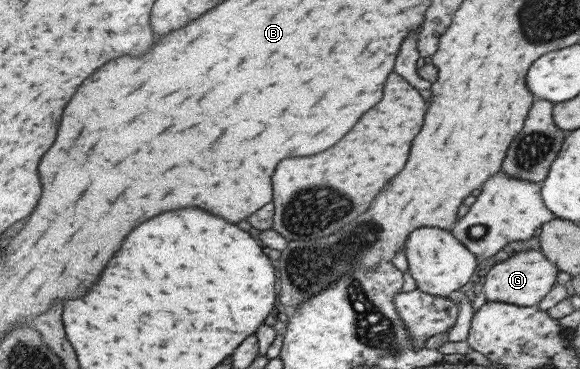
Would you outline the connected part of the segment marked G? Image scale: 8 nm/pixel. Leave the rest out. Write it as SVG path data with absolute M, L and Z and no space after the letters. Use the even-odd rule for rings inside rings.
M529 249L515 253L515 256L495 264L485 274L482 292L487 301L517 306L530 307L537 306L539 300L543 298L555 283L558 269L547 261L540 249Z

